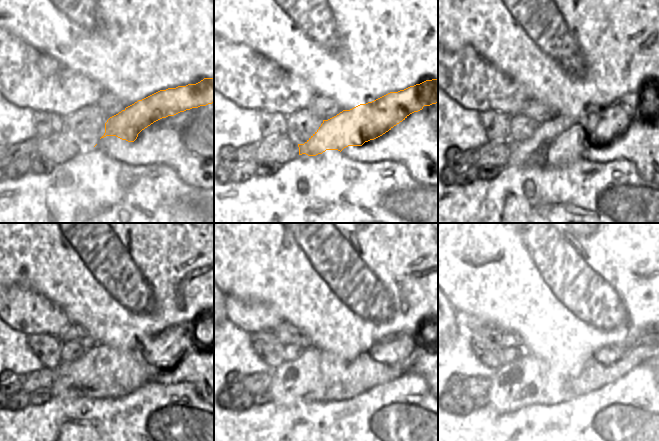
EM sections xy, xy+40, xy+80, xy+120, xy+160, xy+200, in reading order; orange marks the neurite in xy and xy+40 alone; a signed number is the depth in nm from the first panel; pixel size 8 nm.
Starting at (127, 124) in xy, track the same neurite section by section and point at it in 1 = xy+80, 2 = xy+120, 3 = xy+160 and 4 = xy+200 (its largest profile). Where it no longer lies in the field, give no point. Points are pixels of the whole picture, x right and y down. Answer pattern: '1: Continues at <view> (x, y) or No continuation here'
1: Continues at xy+80 (557, 143)
2: Continues at xy+120 (102, 372)
3: Continues at xy+160 (316, 376)
4: Continues at xy+200 (529, 380)

